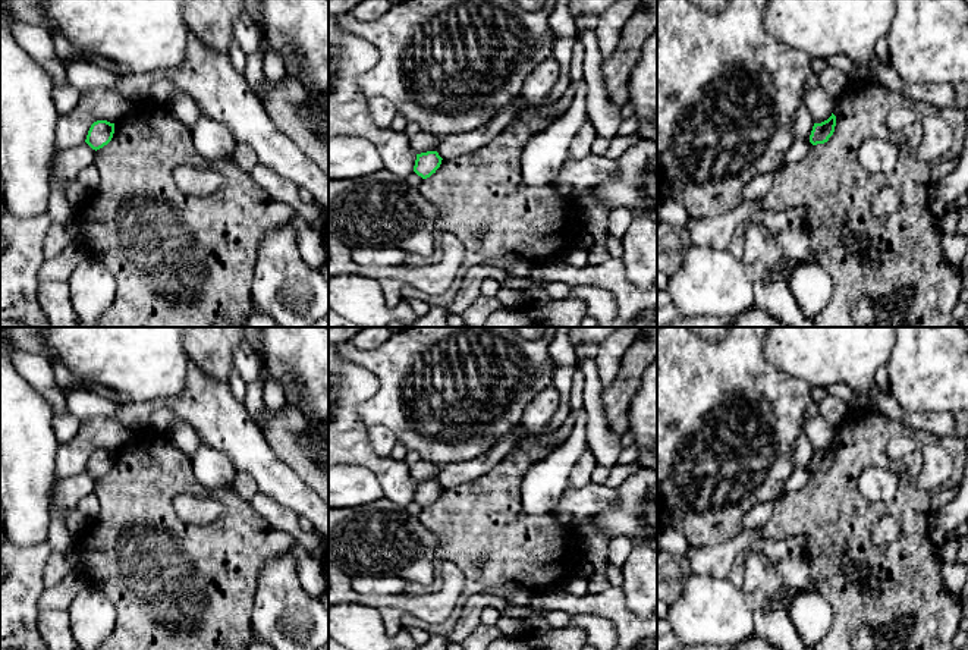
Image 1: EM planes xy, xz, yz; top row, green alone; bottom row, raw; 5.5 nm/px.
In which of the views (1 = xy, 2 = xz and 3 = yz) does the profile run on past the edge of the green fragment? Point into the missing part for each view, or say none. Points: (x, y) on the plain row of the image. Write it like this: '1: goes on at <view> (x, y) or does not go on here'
1: does not go on here
2: does not go on here
3: does not go on here

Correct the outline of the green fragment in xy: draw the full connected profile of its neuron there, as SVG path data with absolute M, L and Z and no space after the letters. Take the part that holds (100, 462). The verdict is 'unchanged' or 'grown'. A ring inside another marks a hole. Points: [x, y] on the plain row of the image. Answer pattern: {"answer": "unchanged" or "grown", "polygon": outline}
{"answer": "unchanged", "polygon": "M97 449L91 453L85 471L97 480L111 470L113 462L114 452L107 449Z"}

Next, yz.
{"answer": "unchanged", "polygon": "M833 442L827 449L821 452L814 452L810 464L810 471L813 474L827 471L835 461L835 455L836 455L836 445Z"}

